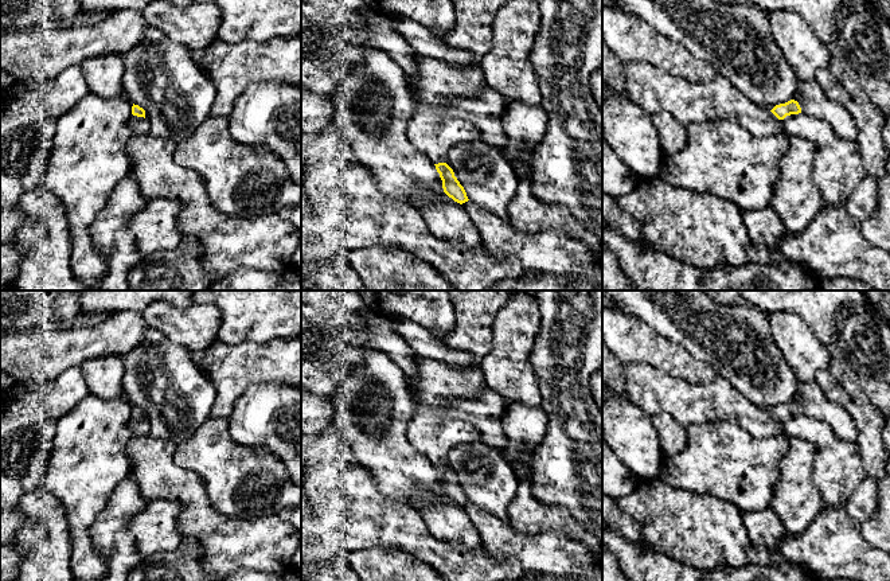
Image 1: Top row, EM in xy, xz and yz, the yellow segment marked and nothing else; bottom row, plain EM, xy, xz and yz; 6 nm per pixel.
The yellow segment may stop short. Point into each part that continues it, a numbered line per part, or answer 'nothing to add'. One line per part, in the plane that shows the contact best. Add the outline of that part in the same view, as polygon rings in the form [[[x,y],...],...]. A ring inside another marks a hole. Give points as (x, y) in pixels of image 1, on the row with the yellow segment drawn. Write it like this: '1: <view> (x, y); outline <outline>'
1: xy (137, 125); outline [[[132,116],[128,126],[133,134],[149,133],[149,124],[144,117]]]

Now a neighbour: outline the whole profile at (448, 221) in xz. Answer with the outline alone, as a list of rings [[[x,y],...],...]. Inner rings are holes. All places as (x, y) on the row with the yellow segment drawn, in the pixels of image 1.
[[[415,188],[421,199],[418,208],[430,233],[456,249],[483,253],[477,227],[457,202],[441,202],[432,192]]]

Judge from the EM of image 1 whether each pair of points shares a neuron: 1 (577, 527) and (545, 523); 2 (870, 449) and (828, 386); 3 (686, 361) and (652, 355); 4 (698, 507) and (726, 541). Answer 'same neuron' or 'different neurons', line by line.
1: same neuron
2: same neuron
3: same neuron
4: same neuron

